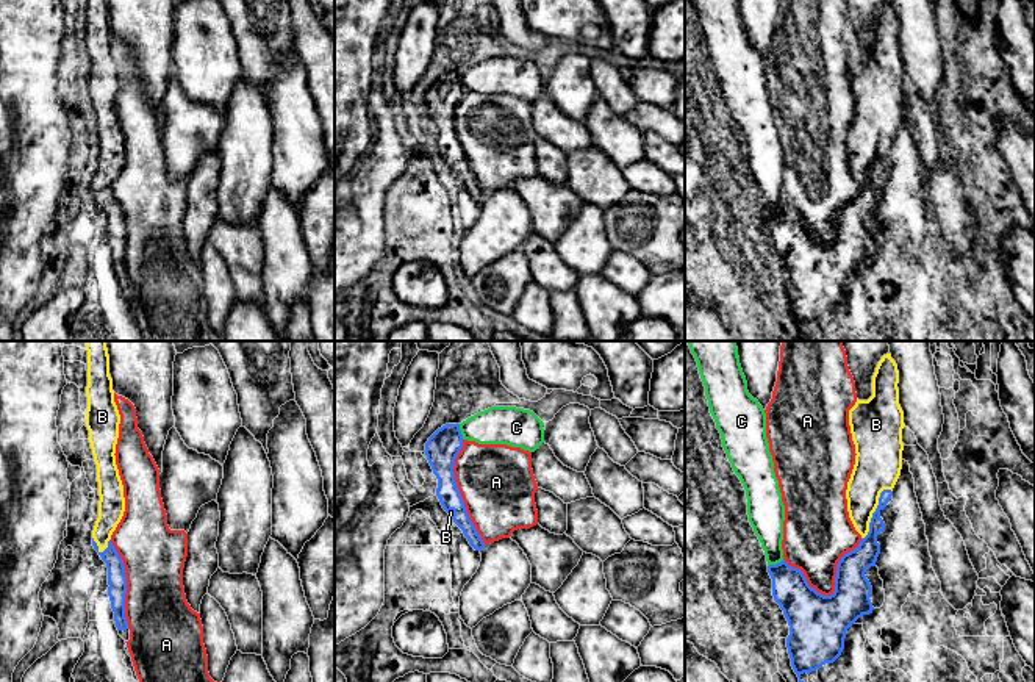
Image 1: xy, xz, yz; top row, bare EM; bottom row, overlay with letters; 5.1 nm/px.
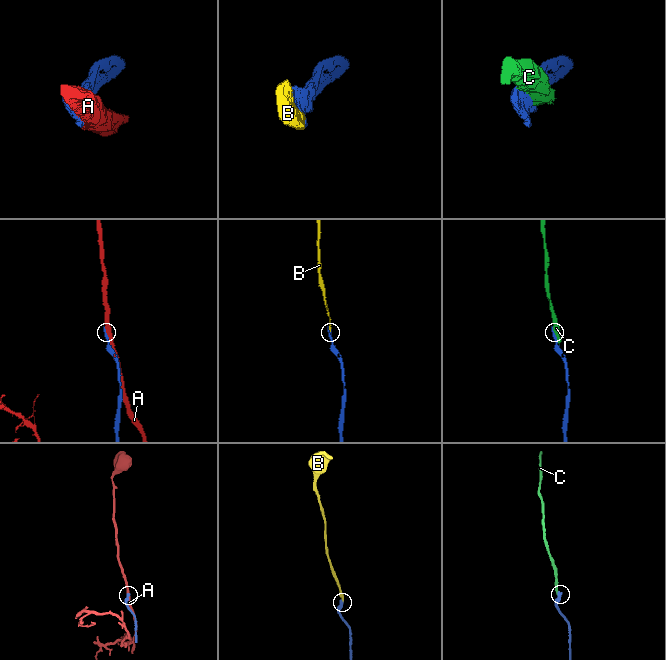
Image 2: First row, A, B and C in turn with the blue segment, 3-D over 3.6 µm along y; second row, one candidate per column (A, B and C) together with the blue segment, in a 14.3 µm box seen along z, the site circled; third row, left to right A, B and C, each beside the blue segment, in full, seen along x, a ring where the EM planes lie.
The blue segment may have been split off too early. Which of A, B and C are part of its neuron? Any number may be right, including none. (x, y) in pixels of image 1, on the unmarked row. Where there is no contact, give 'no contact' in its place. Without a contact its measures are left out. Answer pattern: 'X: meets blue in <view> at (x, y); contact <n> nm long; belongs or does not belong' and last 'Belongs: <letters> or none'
A: meets blue in yz at (835, 240); contact 420 nm long; does not belong
B: meets blue in yz at (874, 161); contact 300 nm long; belongs
C: meets blue in yz at (777, 213); contact 100 nm long; does not belong
Belongs: B

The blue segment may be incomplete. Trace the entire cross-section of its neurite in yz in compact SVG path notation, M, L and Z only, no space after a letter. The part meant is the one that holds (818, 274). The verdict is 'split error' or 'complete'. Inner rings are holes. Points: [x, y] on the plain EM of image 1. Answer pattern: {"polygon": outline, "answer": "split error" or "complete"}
{"polygon": "M891 3L879 11L872 25L872 45L868 50L858 50L849 59L849 75L852 91L855 94L855 114L847 131L846 149L849 167L855 180L861 185L860 194L844 203L836 214L835 241L824 246L811 238L797 217L790 216L785 208L777 214L769 214L768 222L772 228L774 250L783 260L790 275L786 297L791 316L799 327L794 341L807 341L805 332L800 328L804 322L819 319L825 313L833 313L844 299L847 278L863 264L872 263L871 252L872 236L865 222L876 216L880 203L877 185L885 181L885 172L880 161L886 156L893 145L893 138L902 119L902 78L904 61L899 55L899 20Z", "answer": "split error"}

